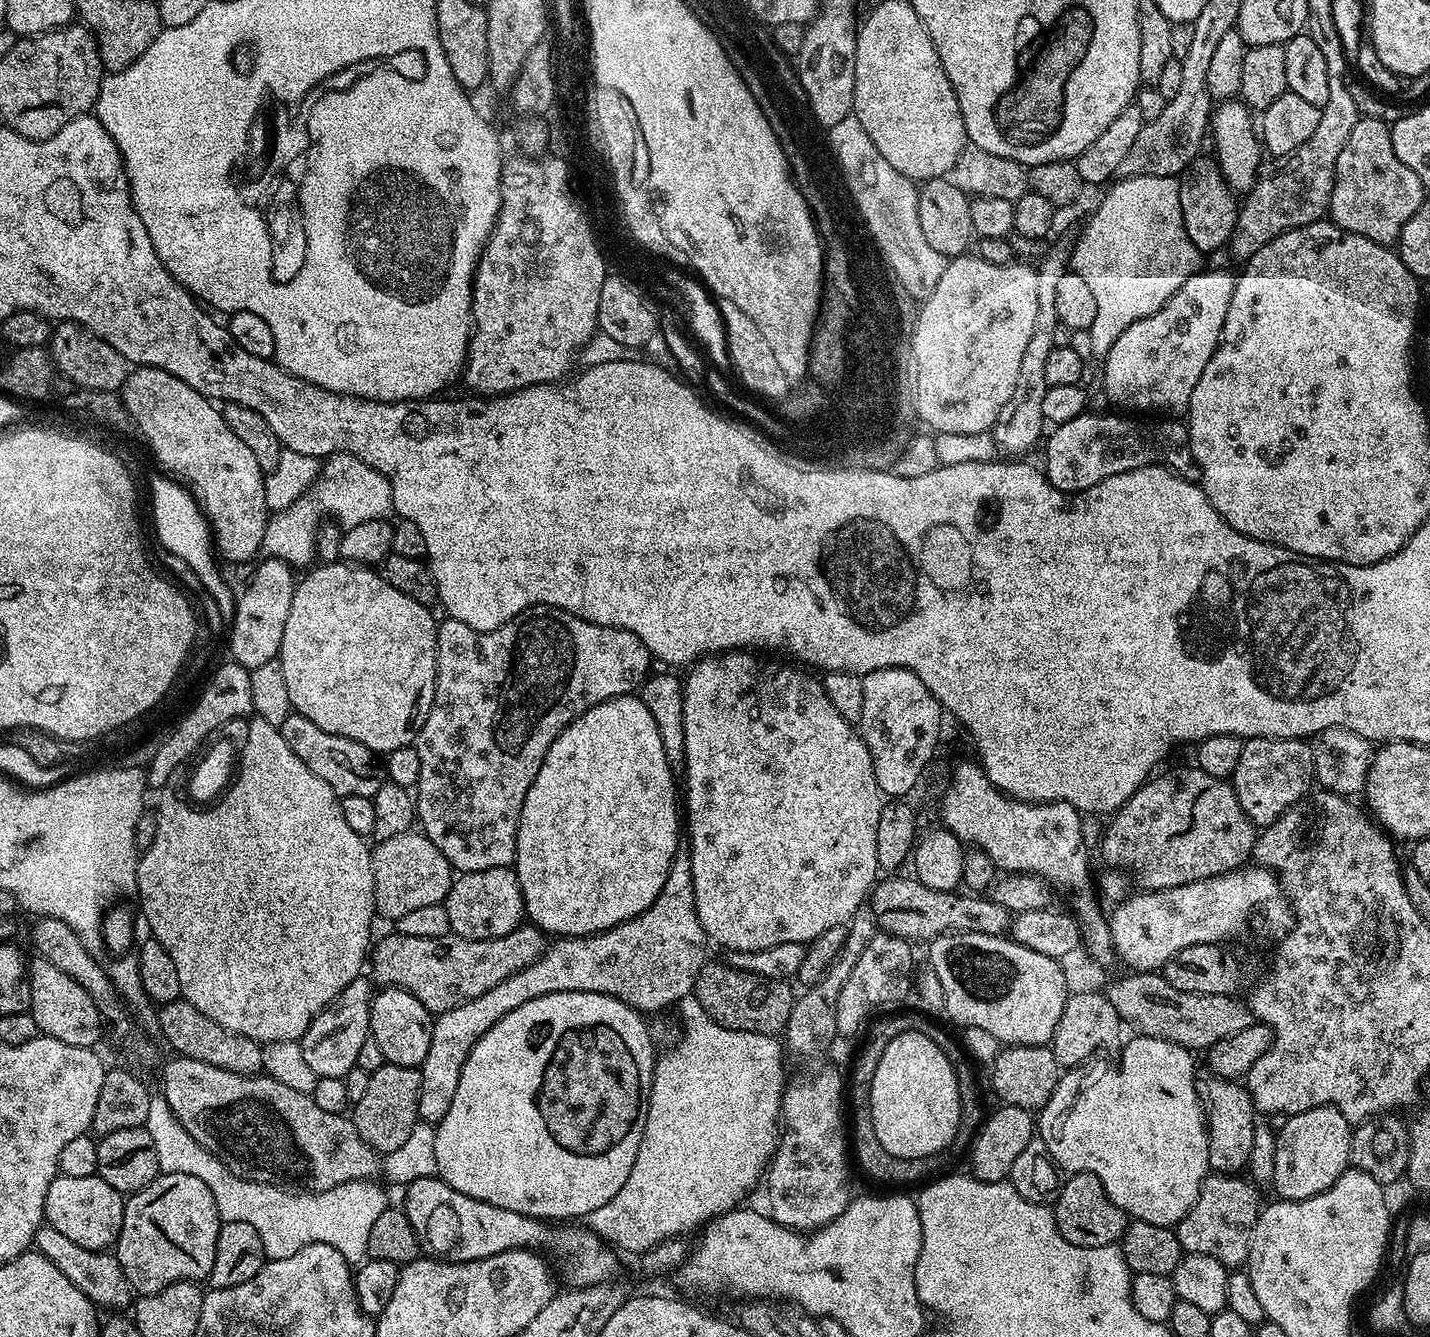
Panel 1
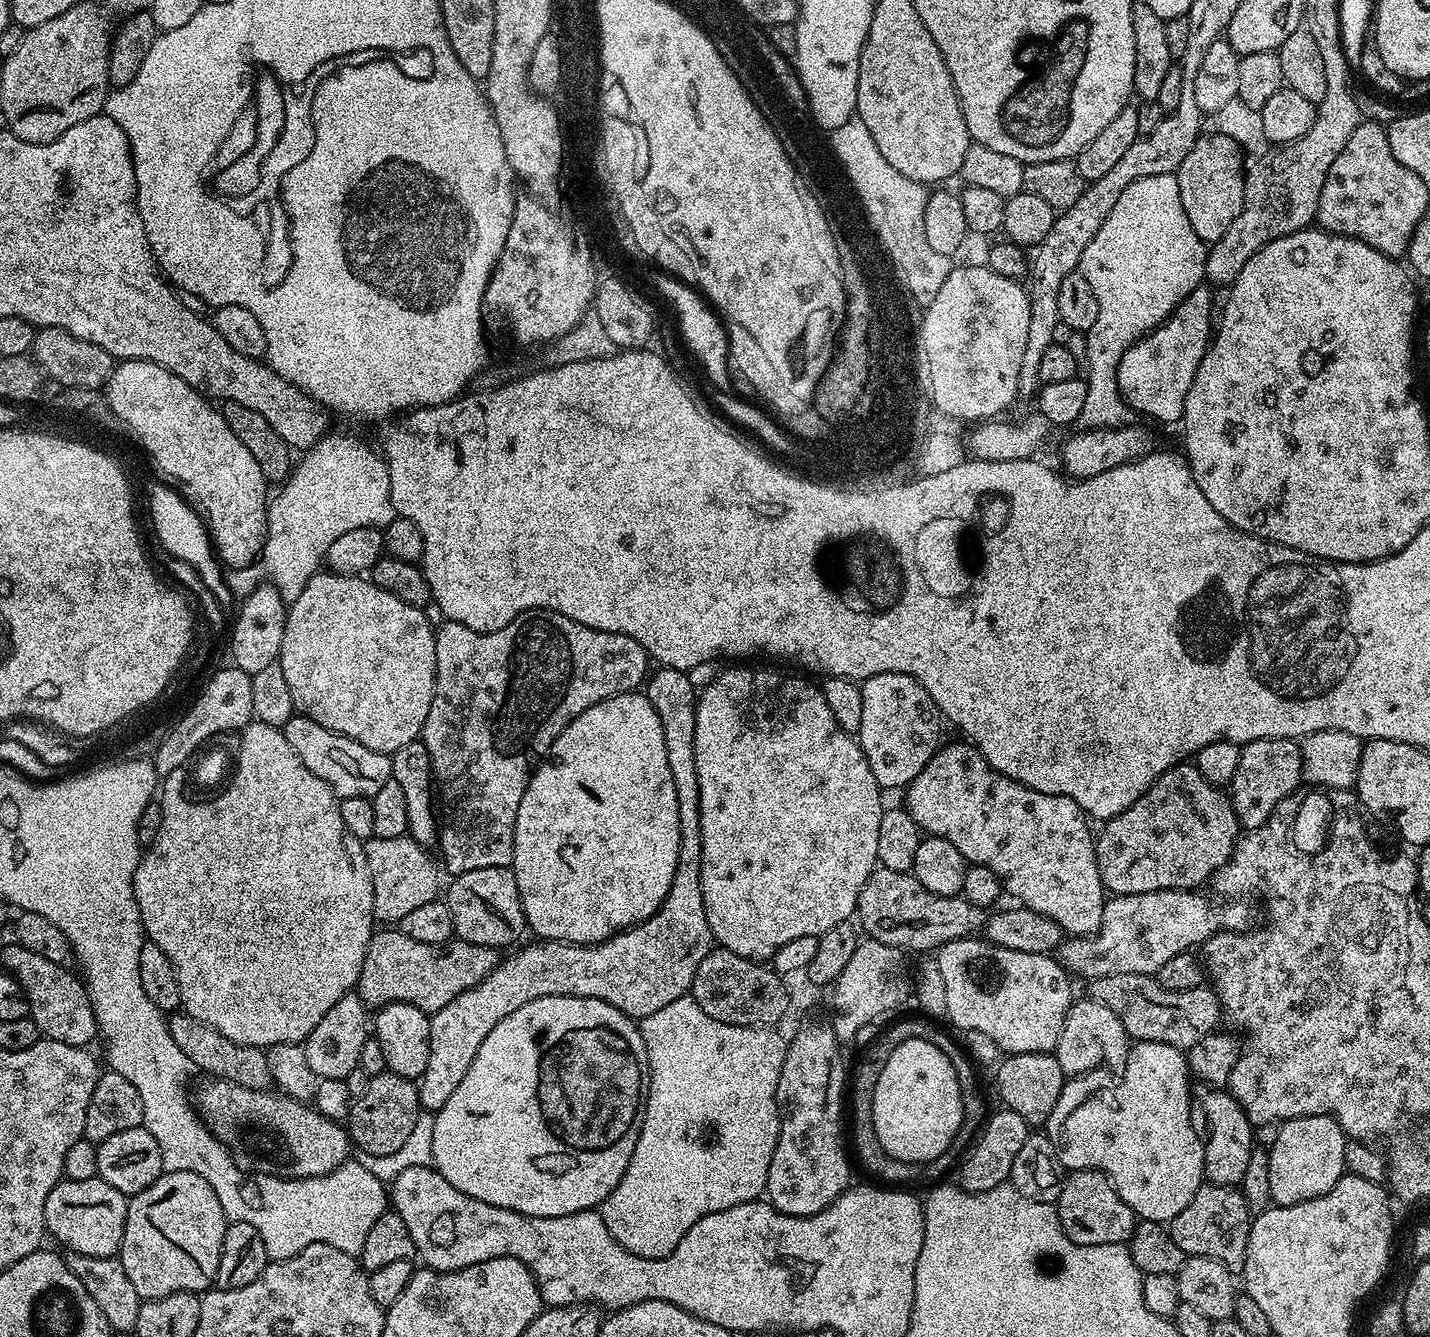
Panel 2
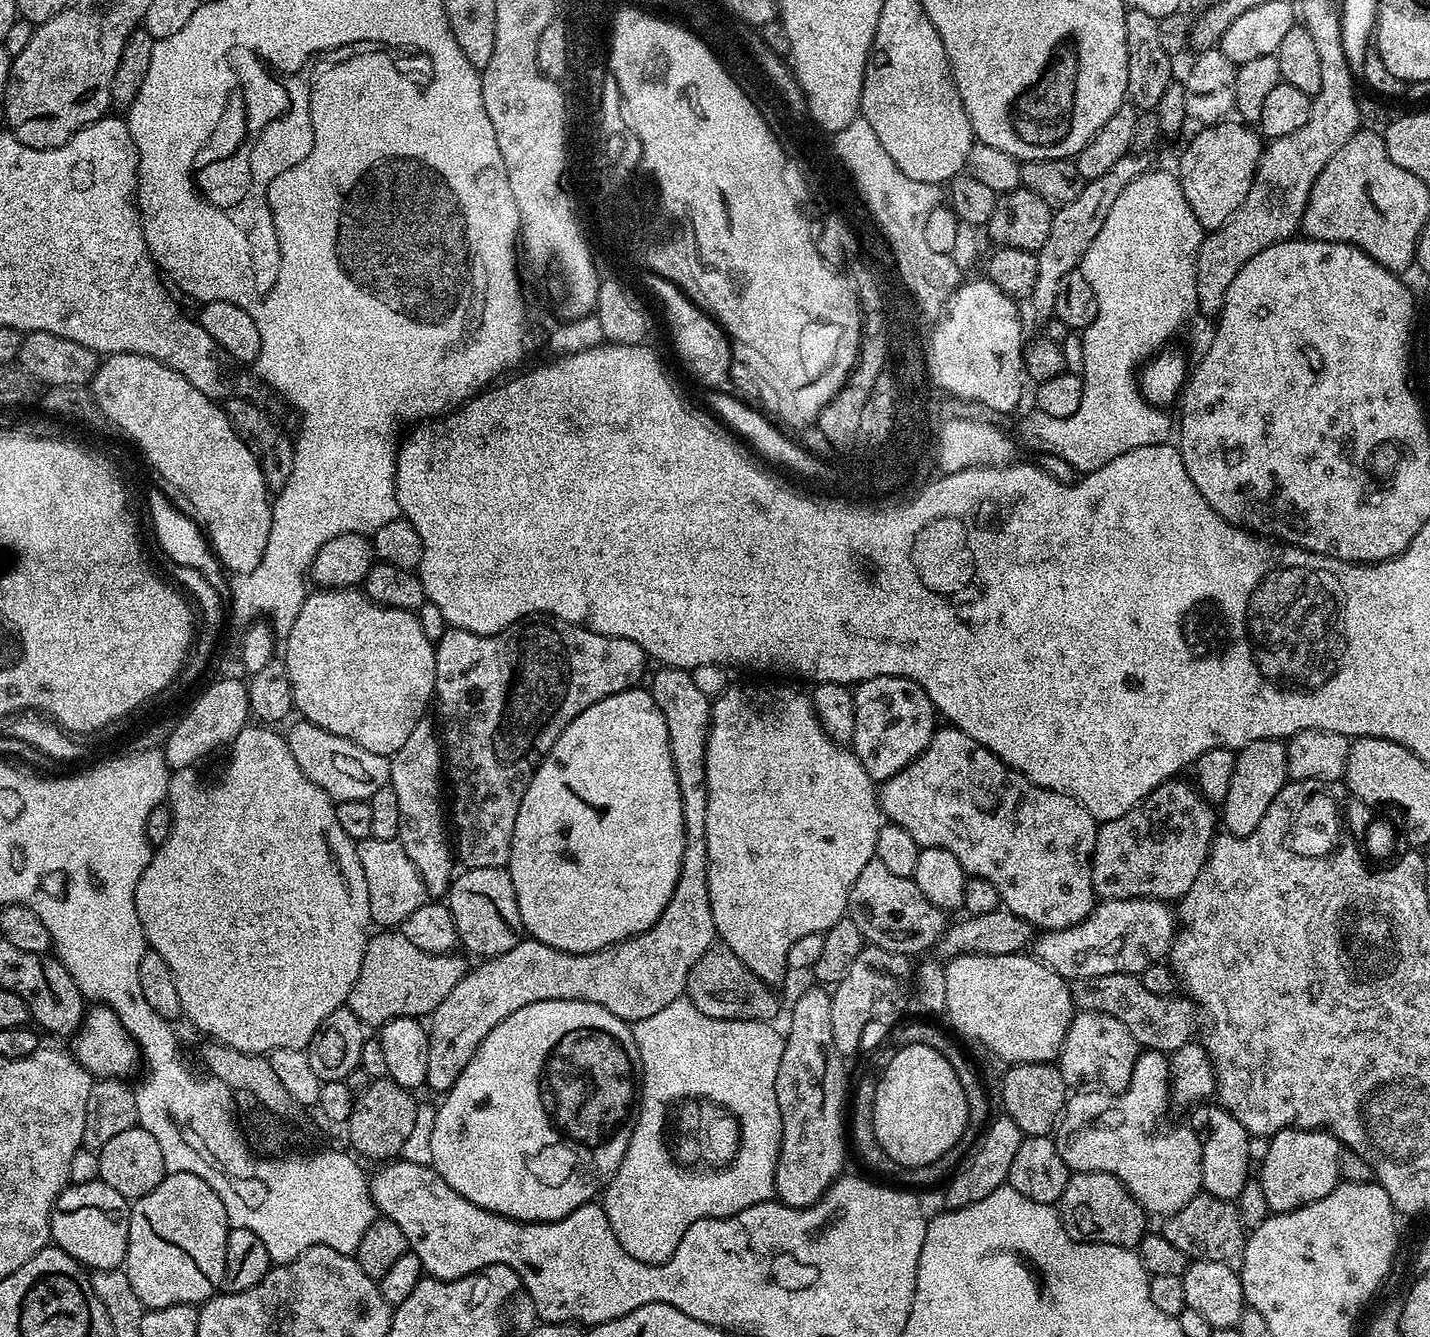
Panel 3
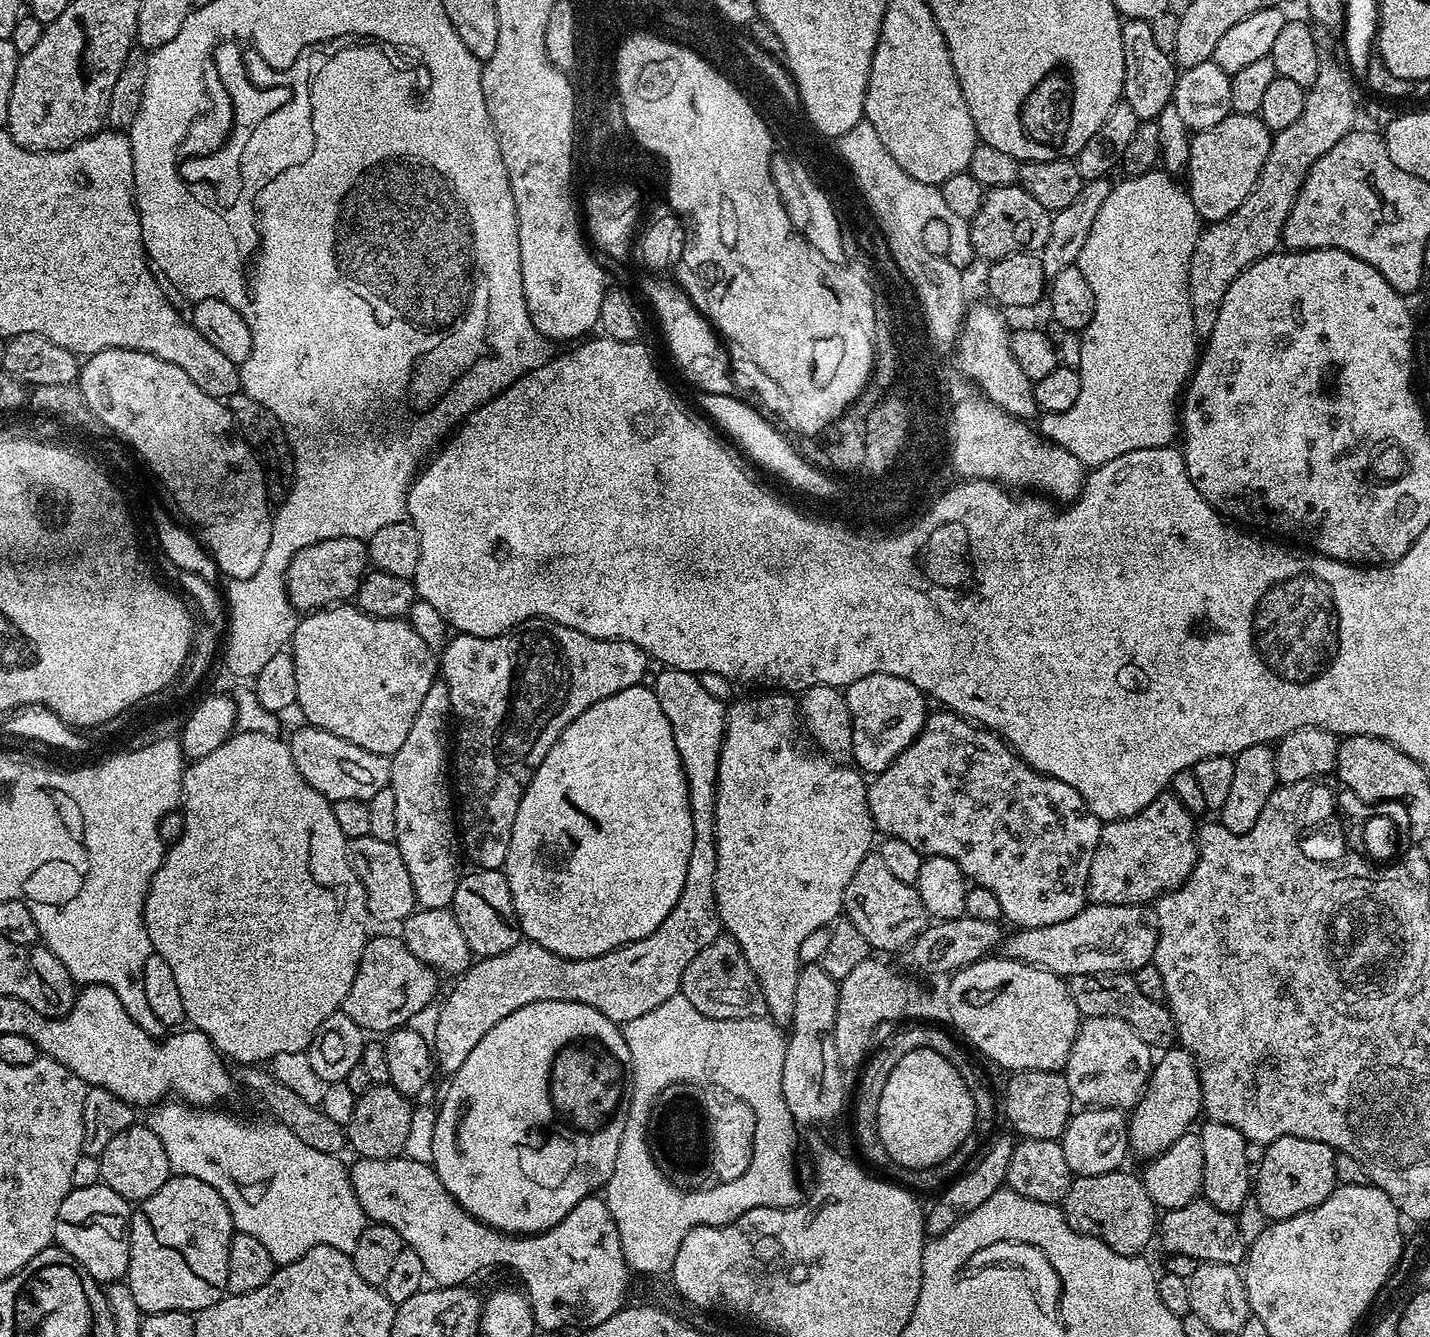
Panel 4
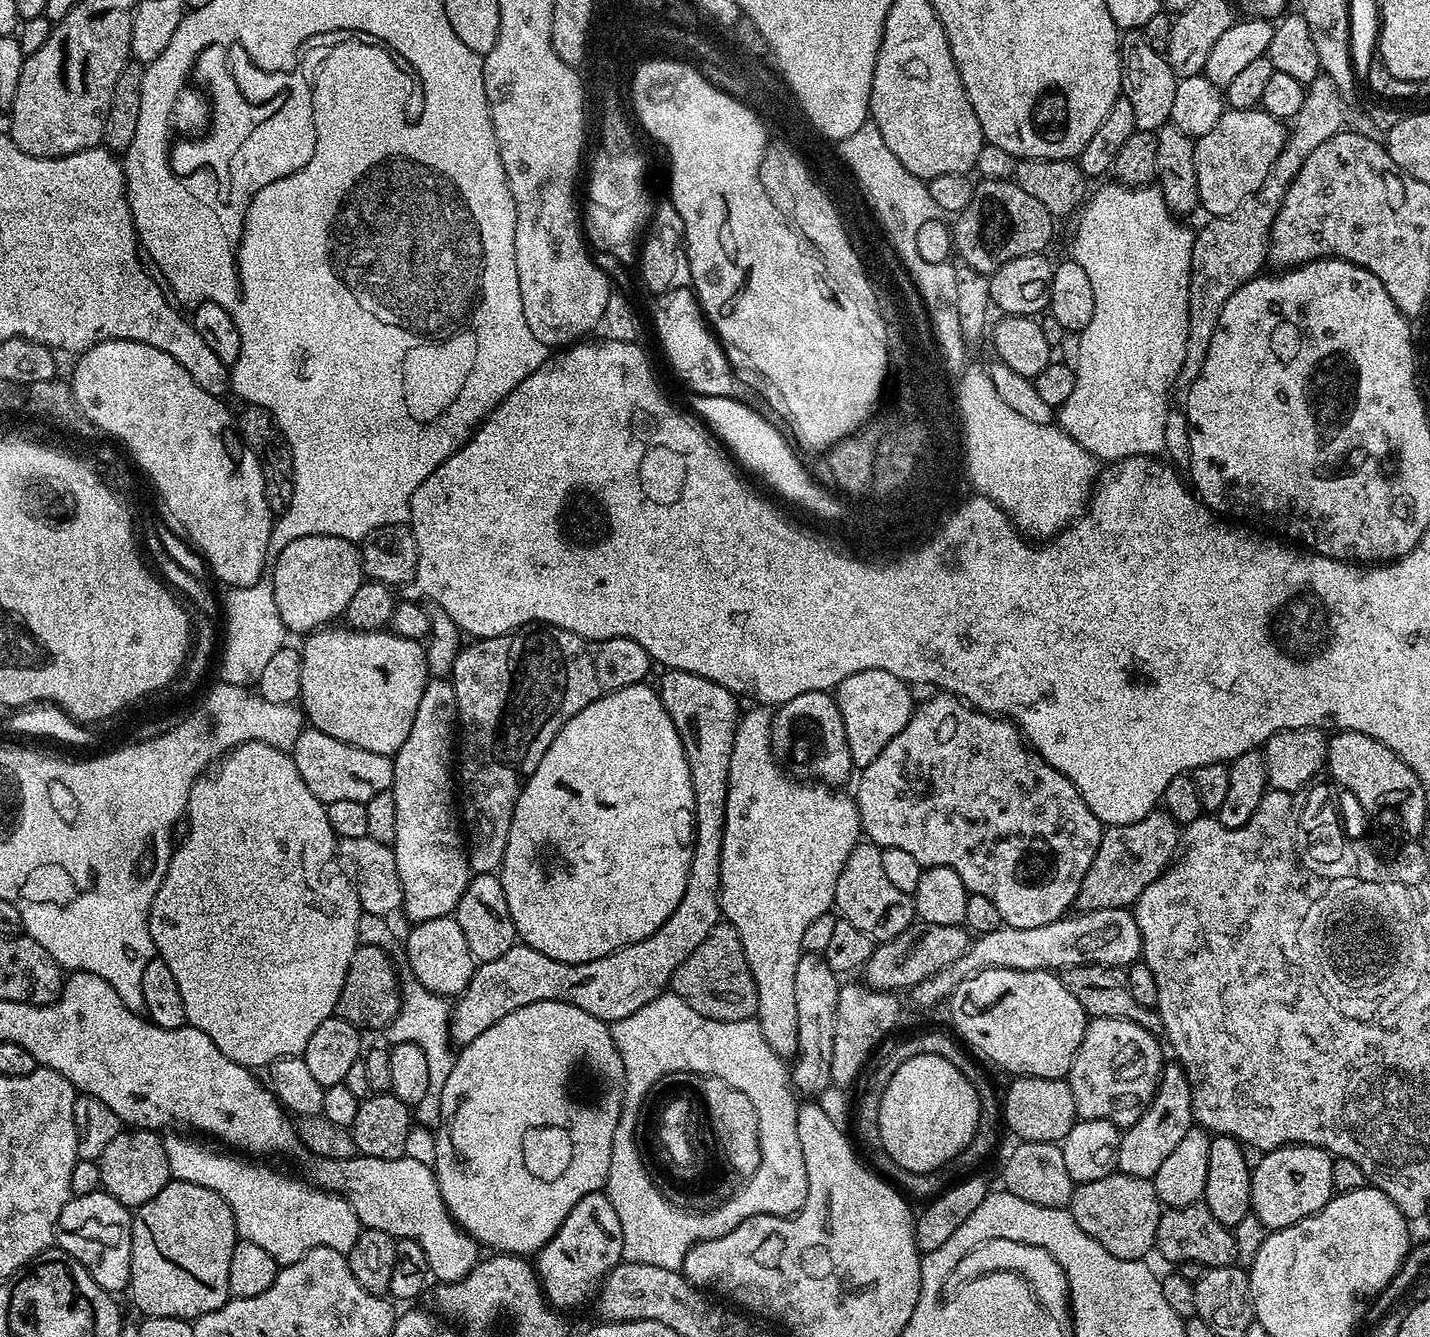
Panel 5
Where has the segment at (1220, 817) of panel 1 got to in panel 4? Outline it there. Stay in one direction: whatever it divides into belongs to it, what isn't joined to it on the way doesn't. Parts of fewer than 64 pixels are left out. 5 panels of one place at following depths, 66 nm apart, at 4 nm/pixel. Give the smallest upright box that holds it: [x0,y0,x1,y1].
[1088,794,1197,906]

